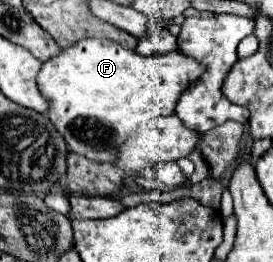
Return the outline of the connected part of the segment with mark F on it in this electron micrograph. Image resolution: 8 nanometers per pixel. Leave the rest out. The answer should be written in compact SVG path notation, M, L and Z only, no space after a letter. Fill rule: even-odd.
M83 39L43 63L37 83L51 101L47 117L65 137L69 151L95 163L117 163L115 153L139 123L175 113L179 93L205 73L203 63L181 51L143 57L109 39ZM121 89L121 91L119 91Z

